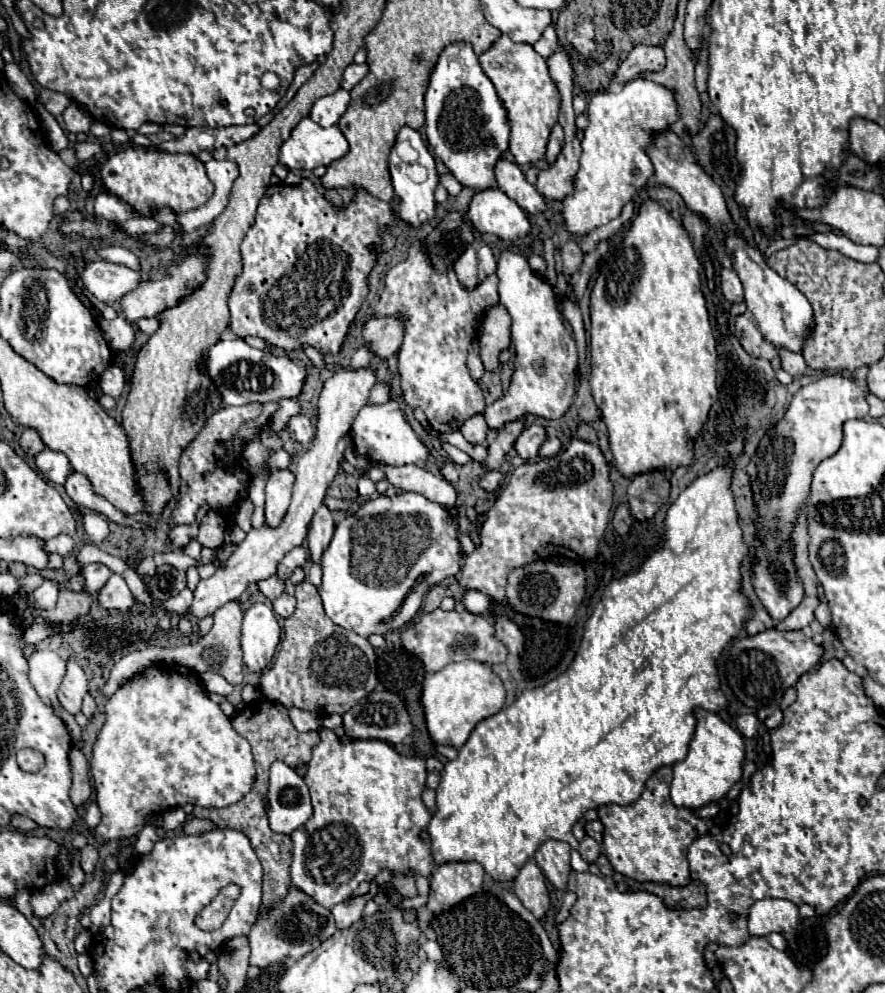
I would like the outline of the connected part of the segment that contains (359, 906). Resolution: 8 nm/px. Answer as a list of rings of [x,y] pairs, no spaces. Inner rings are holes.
[[[365,894],[365,896],[355,896],[347,902],[341,902],[339,906],[331,908],[331,914],[335,916],[335,922],[339,928],[347,928],[355,922],[359,922],[359,918],[363,918],[363,908],[365,904],[373,898],[373,894]]]

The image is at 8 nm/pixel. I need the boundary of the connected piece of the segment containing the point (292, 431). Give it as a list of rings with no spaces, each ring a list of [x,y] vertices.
[[[305,414],[293,416],[289,420],[289,424],[287,424],[287,432],[289,432],[289,436],[293,440],[297,440],[301,444],[309,444],[313,440],[313,436],[315,436],[315,428],[311,424],[311,418],[305,416]]]

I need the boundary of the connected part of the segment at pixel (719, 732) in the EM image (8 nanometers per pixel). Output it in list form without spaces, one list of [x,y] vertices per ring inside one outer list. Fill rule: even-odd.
[[[695,708],[693,716],[697,720],[693,740],[689,744],[687,758],[673,764],[673,782],[671,782],[671,800],[675,806],[701,808],[709,802],[719,802],[727,790],[741,778],[741,766],[745,758],[743,736],[725,724],[717,714]]]

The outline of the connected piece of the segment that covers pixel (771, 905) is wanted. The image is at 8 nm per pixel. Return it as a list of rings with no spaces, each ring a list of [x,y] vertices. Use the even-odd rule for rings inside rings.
[[[765,898],[755,902],[747,914],[749,934],[767,936],[771,932],[791,932],[799,922],[799,908],[789,900]]]

